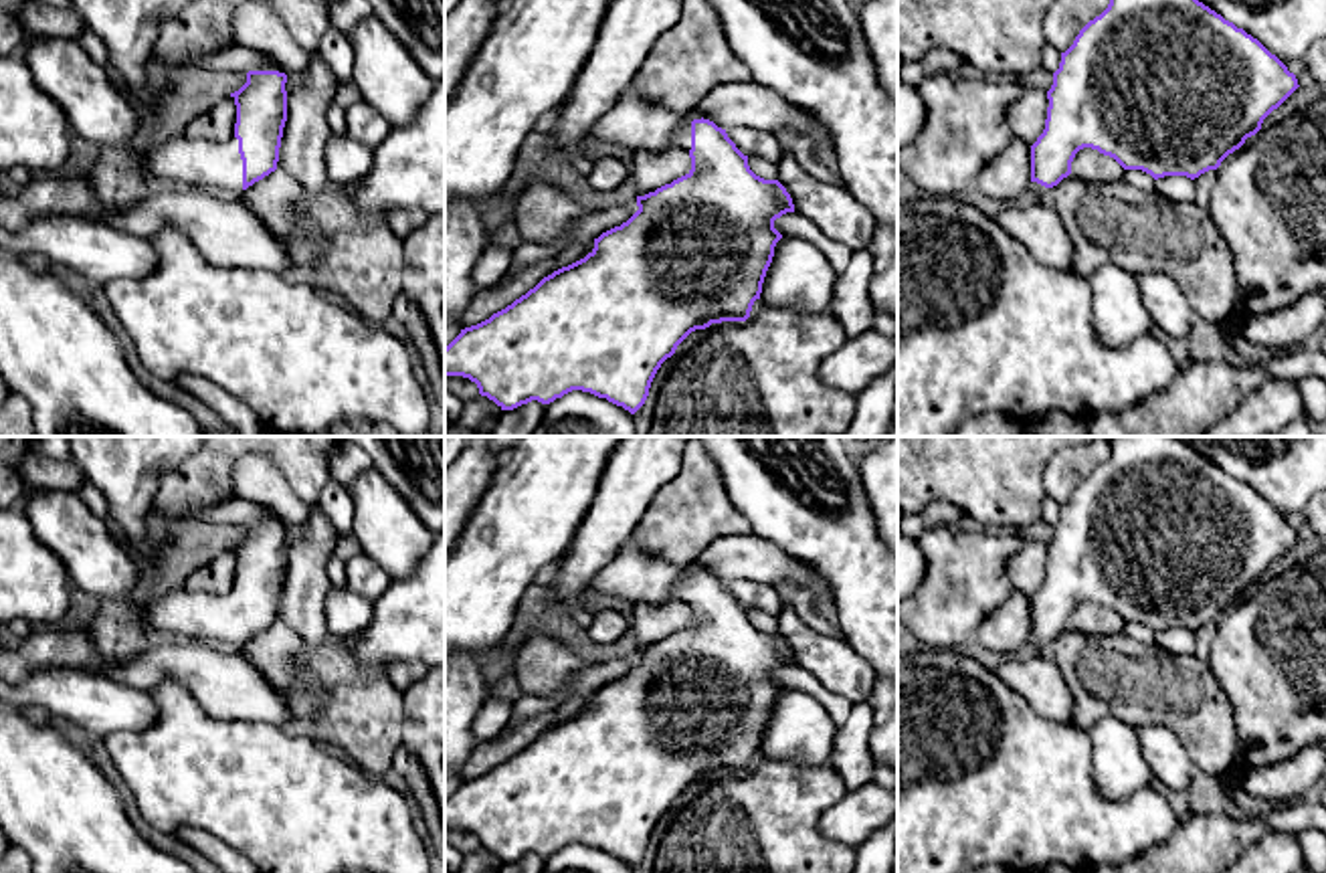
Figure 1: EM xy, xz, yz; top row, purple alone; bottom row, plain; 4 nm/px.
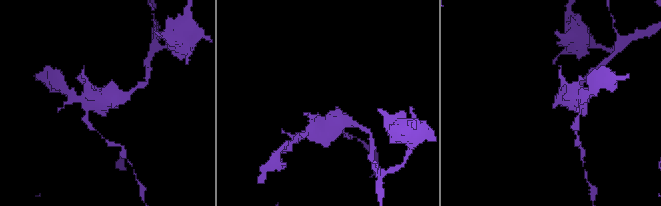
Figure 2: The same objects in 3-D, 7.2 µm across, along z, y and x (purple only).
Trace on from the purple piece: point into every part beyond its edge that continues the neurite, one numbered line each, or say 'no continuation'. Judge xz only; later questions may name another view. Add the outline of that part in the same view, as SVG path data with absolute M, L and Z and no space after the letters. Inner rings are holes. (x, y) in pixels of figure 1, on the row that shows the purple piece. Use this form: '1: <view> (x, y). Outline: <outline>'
1: xz (633, 122). Outline: M633 87L596 119L590 137L663 154L673 148L691 150L691 121L643 99Z

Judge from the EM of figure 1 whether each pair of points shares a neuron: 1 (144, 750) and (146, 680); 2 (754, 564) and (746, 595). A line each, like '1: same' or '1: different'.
1: different
2: different

